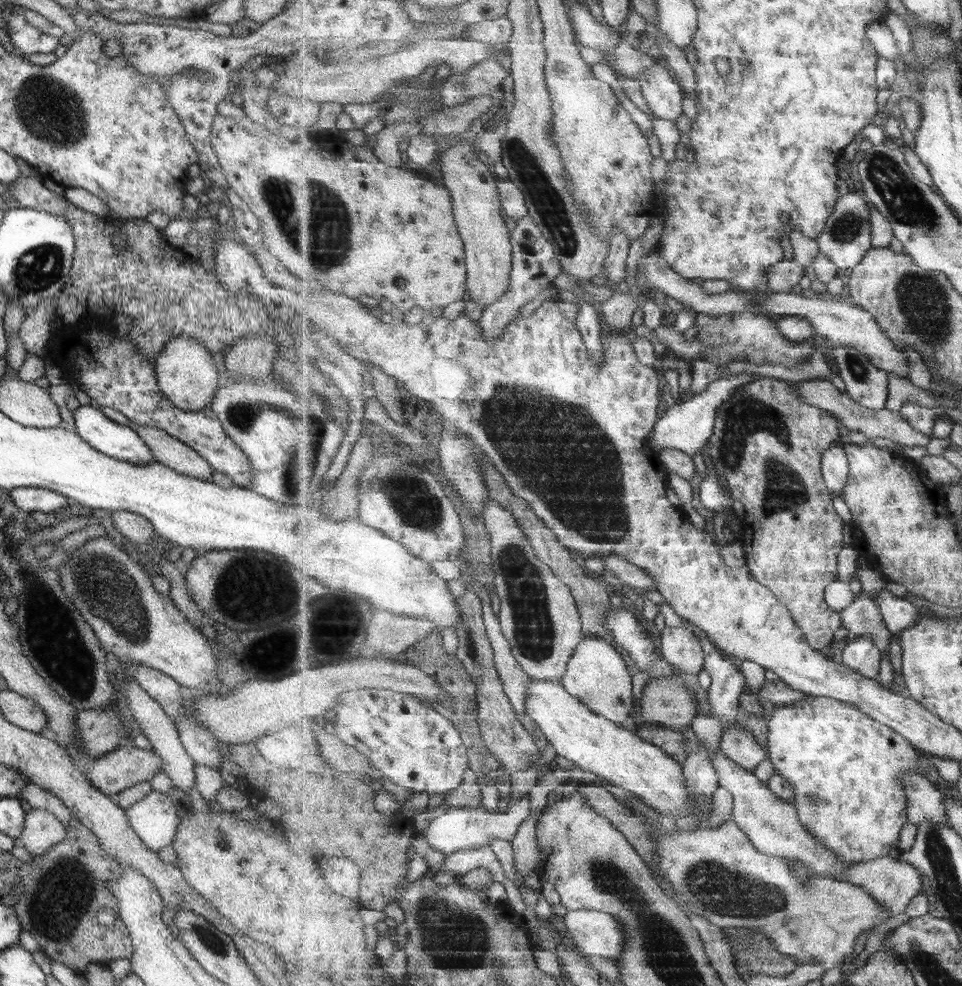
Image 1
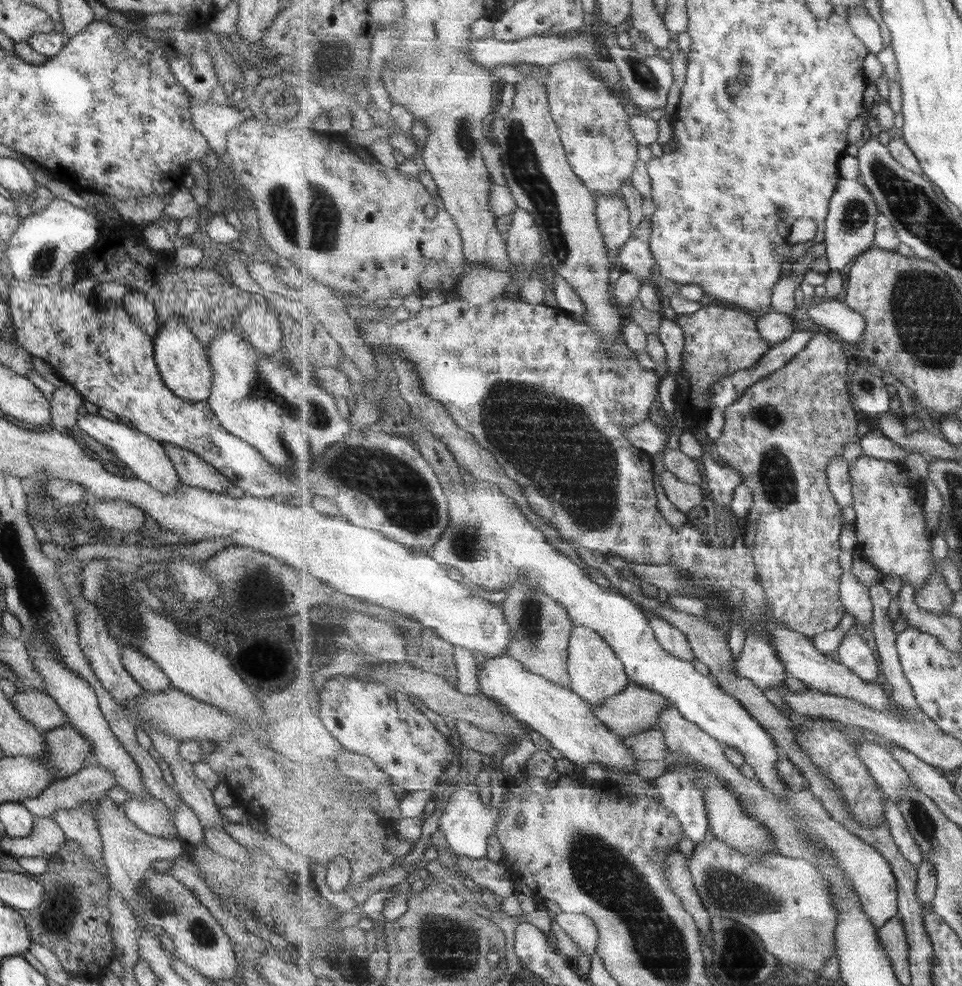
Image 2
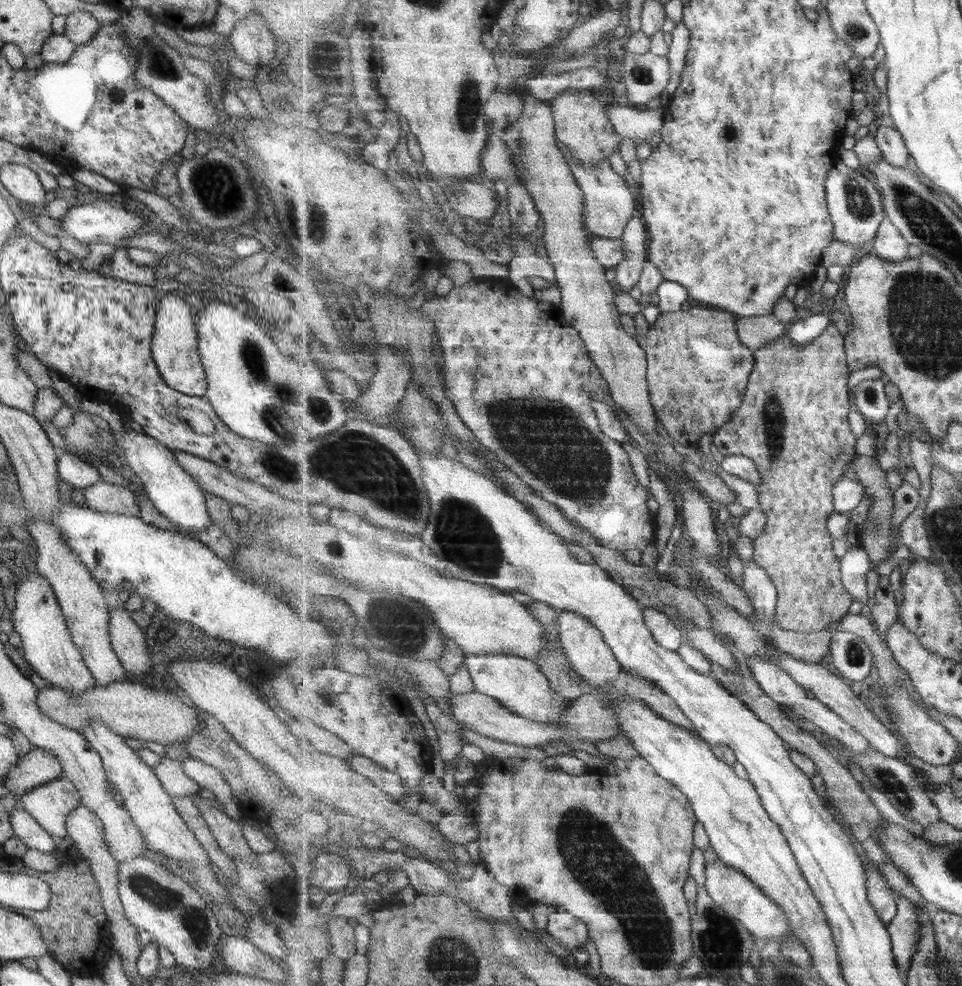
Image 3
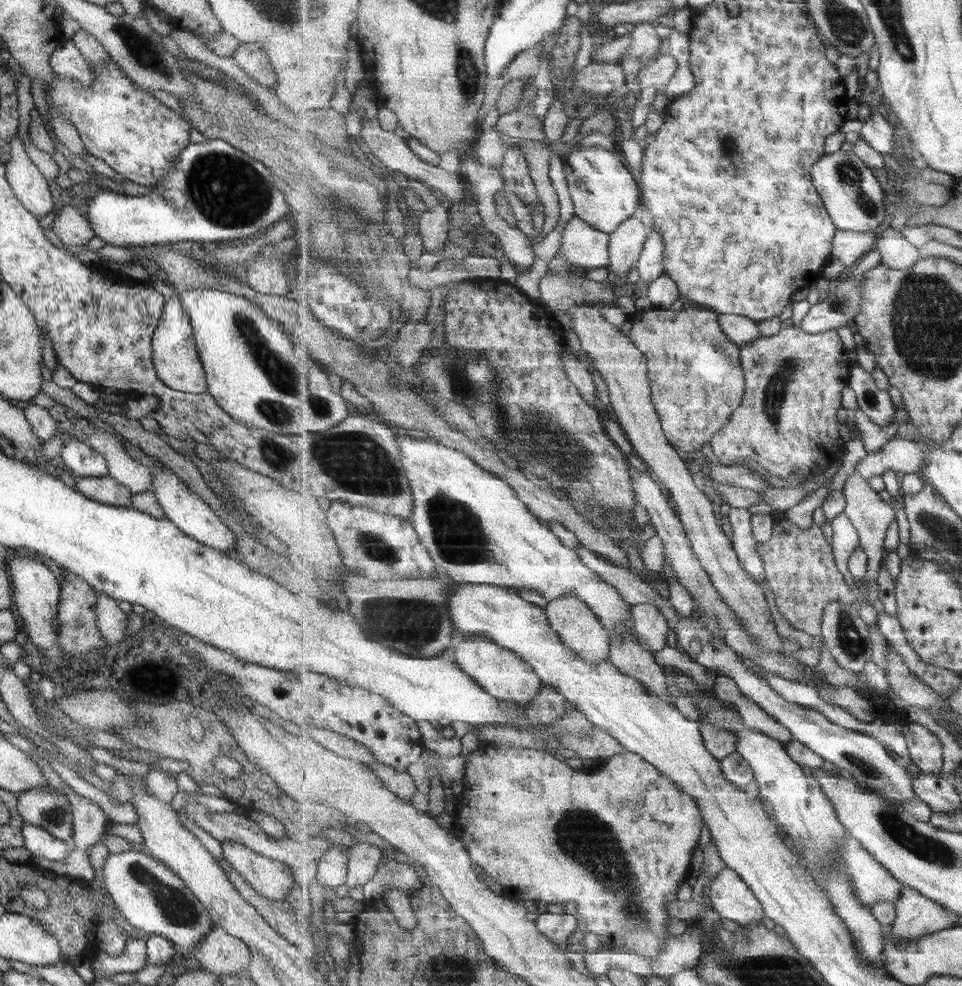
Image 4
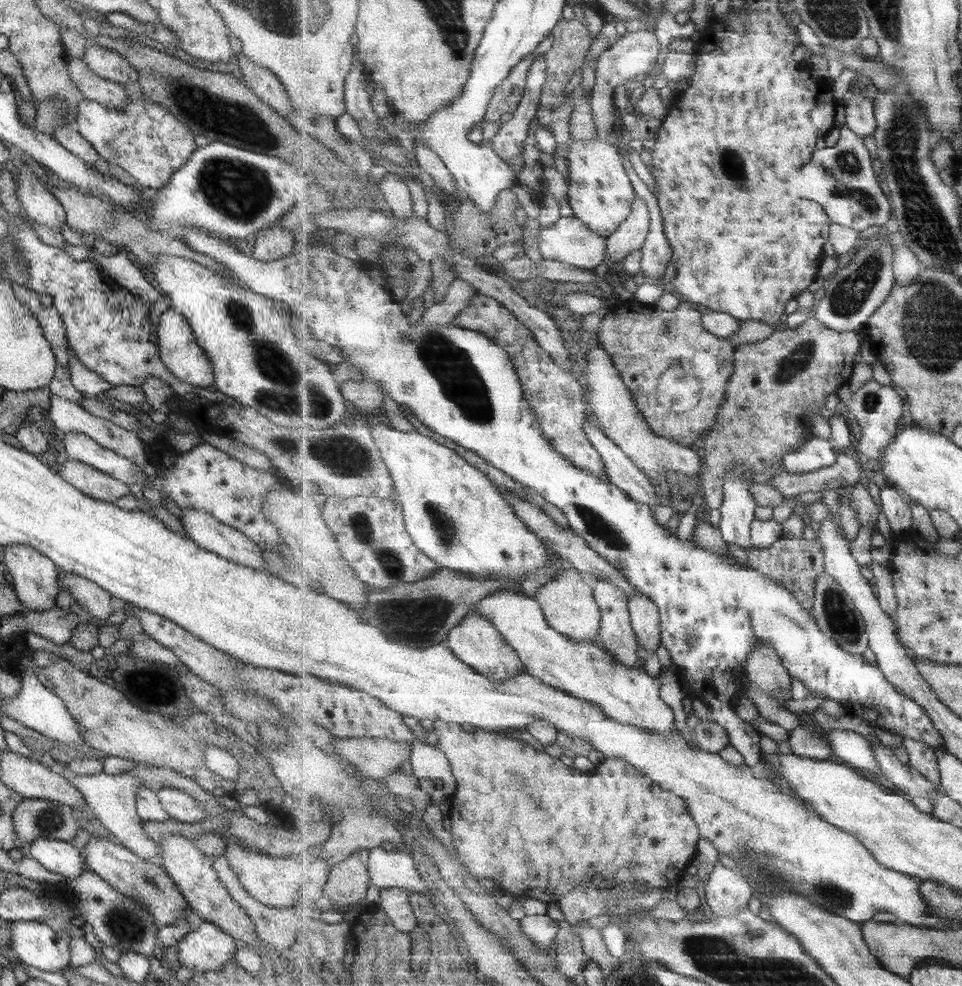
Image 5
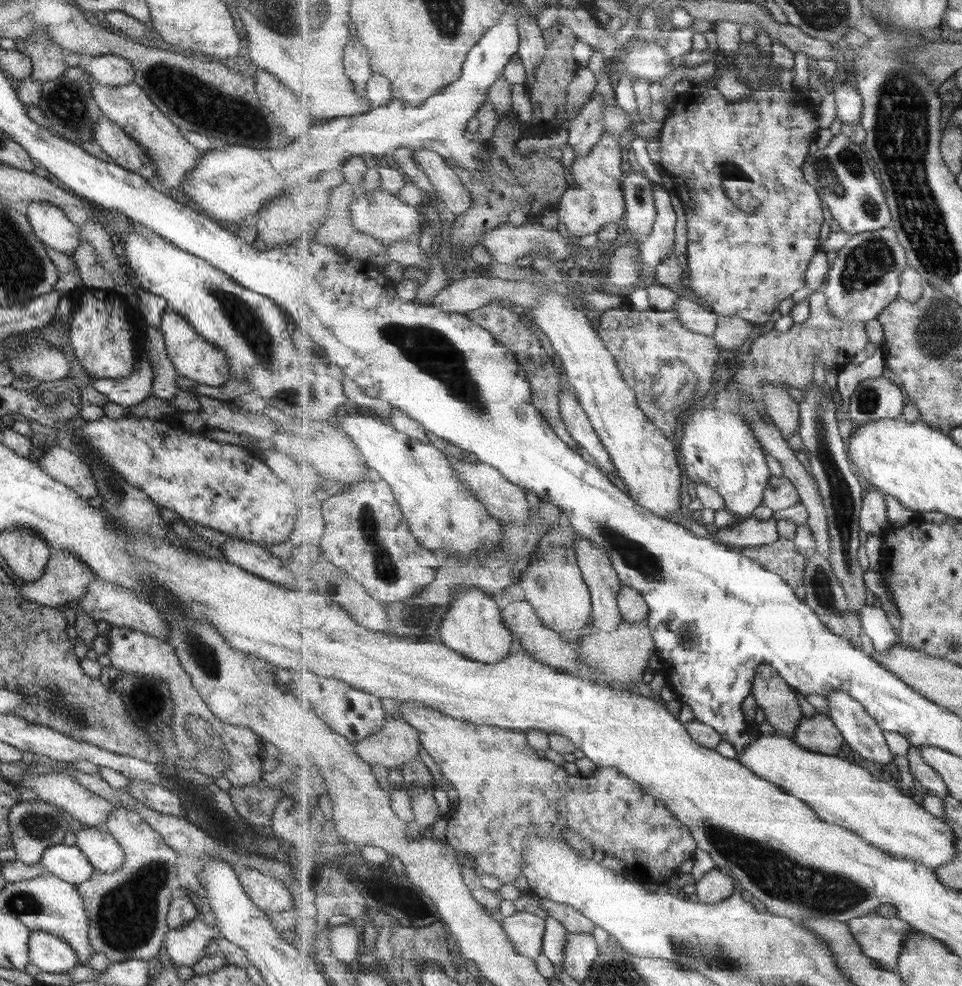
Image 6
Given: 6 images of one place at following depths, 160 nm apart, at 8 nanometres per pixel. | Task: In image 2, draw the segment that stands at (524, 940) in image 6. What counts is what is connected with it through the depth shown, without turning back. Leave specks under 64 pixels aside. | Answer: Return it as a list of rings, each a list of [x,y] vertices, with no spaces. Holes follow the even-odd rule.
[[[561,911],[554,920],[584,954],[591,956],[596,953],[600,944],[600,930],[588,914]]]

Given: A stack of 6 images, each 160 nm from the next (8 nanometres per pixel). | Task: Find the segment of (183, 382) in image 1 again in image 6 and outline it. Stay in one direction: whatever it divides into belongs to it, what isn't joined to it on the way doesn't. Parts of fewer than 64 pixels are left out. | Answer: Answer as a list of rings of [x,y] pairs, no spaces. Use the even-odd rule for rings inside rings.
[[[167,307],[161,313],[159,329],[164,338],[165,351],[169,361],[171,361],[175,372],[184,377],[189,384],[219,387],[229,379],[228,366],[223,353],[201,338],[181,315]]]

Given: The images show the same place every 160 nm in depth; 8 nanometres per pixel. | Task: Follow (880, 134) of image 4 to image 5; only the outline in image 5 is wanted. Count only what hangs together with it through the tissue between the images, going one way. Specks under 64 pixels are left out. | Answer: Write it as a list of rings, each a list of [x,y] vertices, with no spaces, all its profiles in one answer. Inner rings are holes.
[[[854,91],[843,101],[845,104],[845,125],[861,138],[872,136],[877,130],[874,100]]]

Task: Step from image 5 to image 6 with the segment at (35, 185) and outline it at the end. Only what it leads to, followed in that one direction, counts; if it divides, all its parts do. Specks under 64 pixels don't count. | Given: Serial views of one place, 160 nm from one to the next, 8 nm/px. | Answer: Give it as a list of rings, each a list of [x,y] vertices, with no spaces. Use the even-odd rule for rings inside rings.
[[[29,202],[24,213],[33,235],[41,242],[65,255],[75,254],[79,244],[77,228],[65,218],[65,214],[47,202]]]

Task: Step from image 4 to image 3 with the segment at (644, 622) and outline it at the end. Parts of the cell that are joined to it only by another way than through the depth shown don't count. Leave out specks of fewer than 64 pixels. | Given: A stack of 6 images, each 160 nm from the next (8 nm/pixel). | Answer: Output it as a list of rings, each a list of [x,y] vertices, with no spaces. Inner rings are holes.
[[[645,607],[644,617],[656,641],[669,650],[676,651],[686,642],[682,630],[673,619],[656,608]]]

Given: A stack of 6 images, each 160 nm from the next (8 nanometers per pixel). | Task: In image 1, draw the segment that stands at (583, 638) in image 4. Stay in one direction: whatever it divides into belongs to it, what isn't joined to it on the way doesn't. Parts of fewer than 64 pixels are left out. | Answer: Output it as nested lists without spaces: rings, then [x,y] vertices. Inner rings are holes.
[[[590,636],[584,638],[569,661],[568,671],[561,679],[569,694],[579,698],[596,714],[603,715],[619,726],[628,726],[635,711],[633,700],[633,671],[612,643]]]

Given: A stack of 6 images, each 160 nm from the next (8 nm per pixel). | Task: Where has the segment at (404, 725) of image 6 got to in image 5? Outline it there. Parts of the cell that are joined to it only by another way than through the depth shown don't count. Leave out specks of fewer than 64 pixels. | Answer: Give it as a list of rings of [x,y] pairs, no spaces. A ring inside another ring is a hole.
[[[337,737],[334,745],[337,753],[357,766],[363,775],[378,780],[400,770],[413,752],[408,742],[370,737]]]

